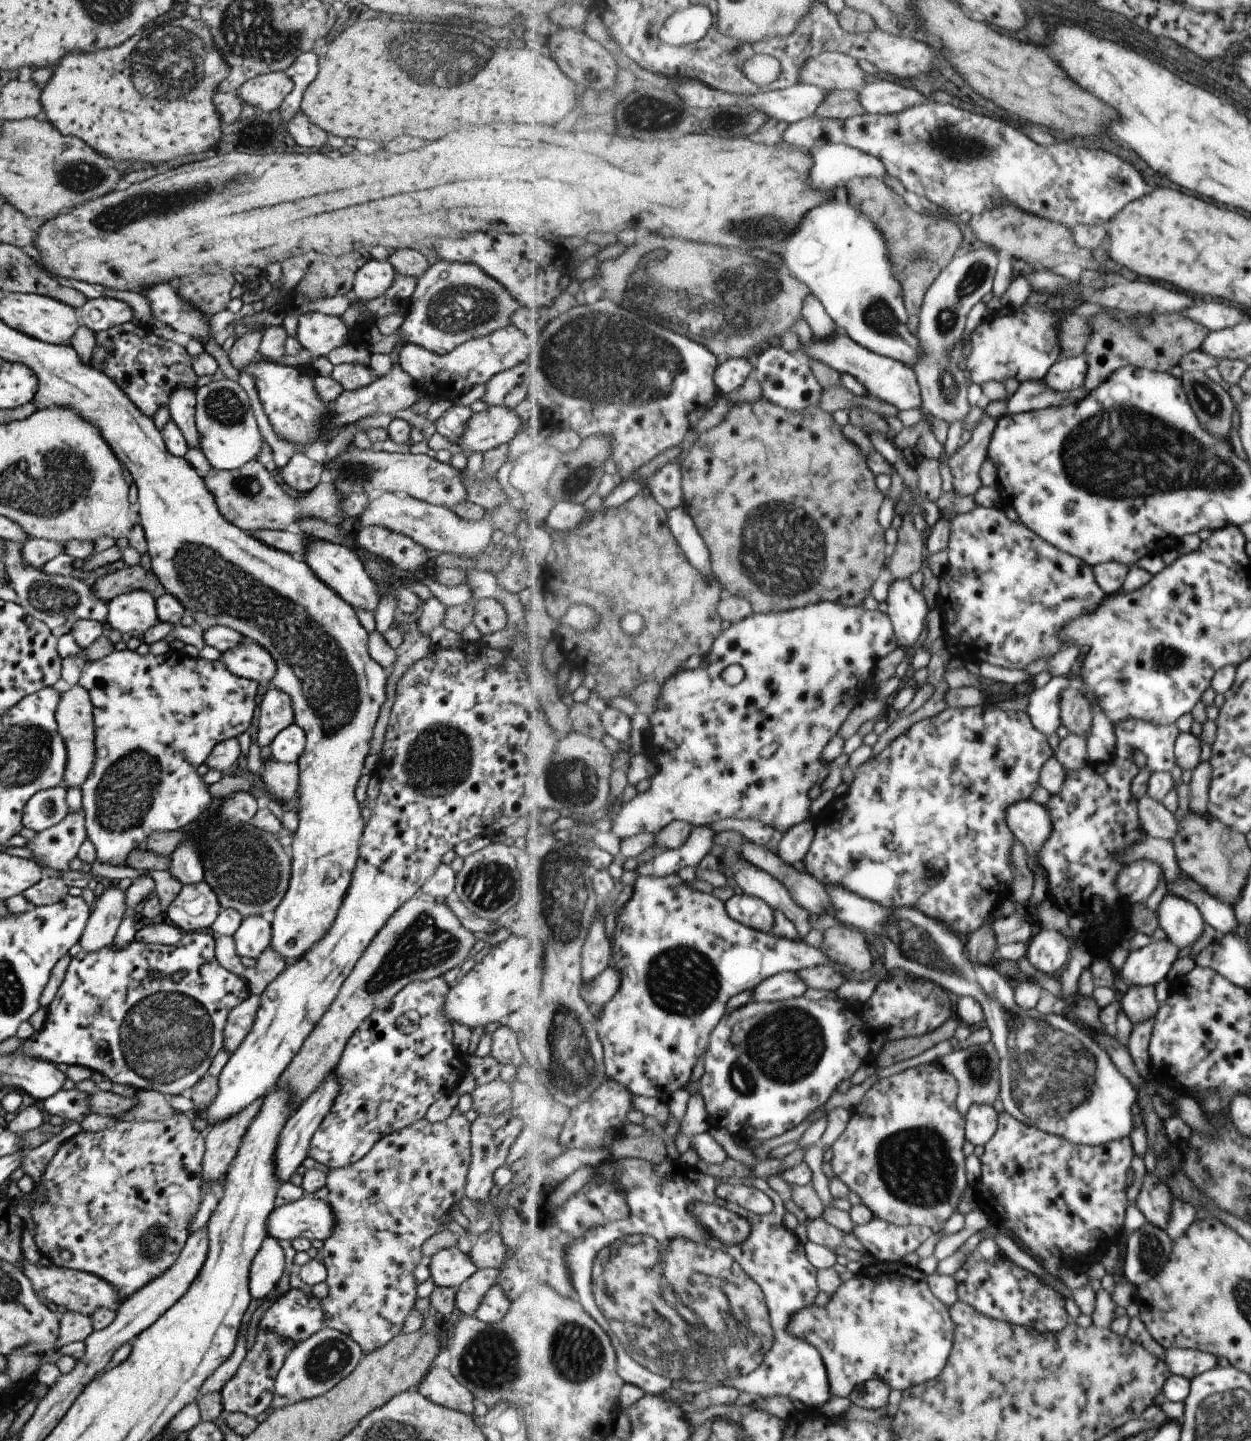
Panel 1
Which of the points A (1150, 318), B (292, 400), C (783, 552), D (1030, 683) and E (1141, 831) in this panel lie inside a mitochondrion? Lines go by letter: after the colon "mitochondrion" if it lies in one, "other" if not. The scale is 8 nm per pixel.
A: other
B: other
C: mitochondrion
D: other
E: other

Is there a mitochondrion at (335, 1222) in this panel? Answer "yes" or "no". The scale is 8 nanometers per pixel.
no

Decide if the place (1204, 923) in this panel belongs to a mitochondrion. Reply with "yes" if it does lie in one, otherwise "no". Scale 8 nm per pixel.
no

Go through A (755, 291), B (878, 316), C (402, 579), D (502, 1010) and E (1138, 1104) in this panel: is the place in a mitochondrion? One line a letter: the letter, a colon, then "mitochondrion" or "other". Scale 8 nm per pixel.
A: mitochondrion
B: mitochondrion
C: other
D: other
E: other

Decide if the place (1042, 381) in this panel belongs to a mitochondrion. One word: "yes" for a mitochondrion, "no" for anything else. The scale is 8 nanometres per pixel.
no

